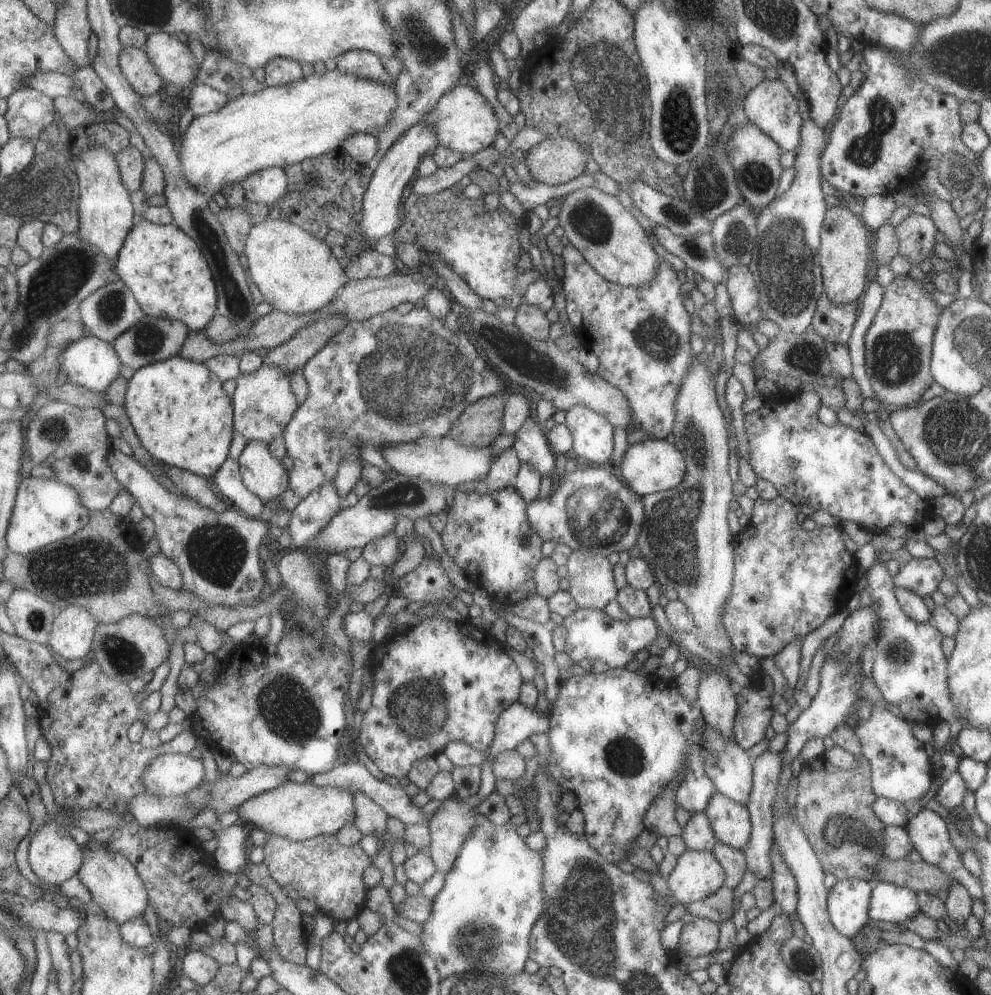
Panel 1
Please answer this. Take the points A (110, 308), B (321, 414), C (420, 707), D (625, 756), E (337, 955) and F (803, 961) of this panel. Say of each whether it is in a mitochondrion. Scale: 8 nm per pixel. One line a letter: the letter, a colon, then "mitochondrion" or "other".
A: mitochondrion
B: other
C: mitochondrion
D: mitochondrion
E: other
F: mitochondrion

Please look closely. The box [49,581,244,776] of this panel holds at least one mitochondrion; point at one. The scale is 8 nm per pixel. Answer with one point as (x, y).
(123, 657)

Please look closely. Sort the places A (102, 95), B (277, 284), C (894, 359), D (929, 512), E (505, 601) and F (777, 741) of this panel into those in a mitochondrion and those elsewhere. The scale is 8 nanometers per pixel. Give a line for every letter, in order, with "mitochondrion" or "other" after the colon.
A: other
B: other
C: mitochondrion
D: other
E: other
F: other

